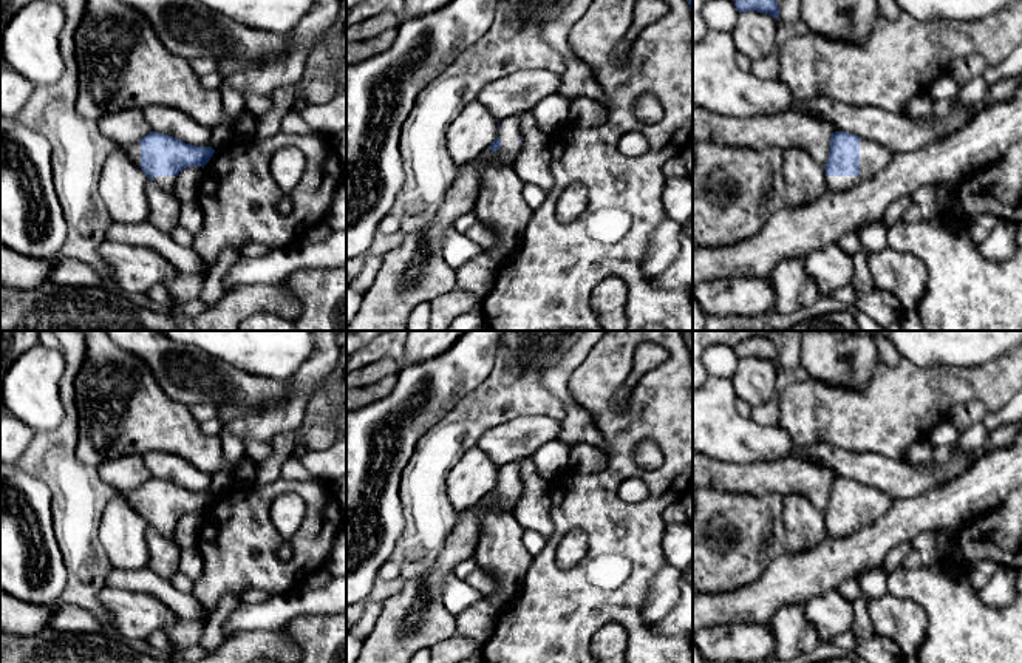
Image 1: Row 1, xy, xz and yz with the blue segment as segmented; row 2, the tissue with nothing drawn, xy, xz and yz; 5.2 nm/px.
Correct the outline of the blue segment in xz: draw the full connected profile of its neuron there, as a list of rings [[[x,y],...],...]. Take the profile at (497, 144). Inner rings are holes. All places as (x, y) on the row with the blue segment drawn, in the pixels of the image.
[[[521,116],[498,122],[498,134],[489,147],[493,151],[492,164],[513,165],[523,145]]]

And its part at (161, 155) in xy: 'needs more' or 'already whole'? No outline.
needs more

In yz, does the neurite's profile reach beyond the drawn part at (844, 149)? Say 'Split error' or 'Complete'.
Split error

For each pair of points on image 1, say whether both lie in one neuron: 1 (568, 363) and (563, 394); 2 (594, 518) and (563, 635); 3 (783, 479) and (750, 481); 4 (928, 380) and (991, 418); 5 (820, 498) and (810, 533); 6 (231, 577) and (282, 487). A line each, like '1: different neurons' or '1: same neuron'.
1: same neuron
2: same neuron
3: same neuron
4: different neurons
5: different neurons
6: same neuron

